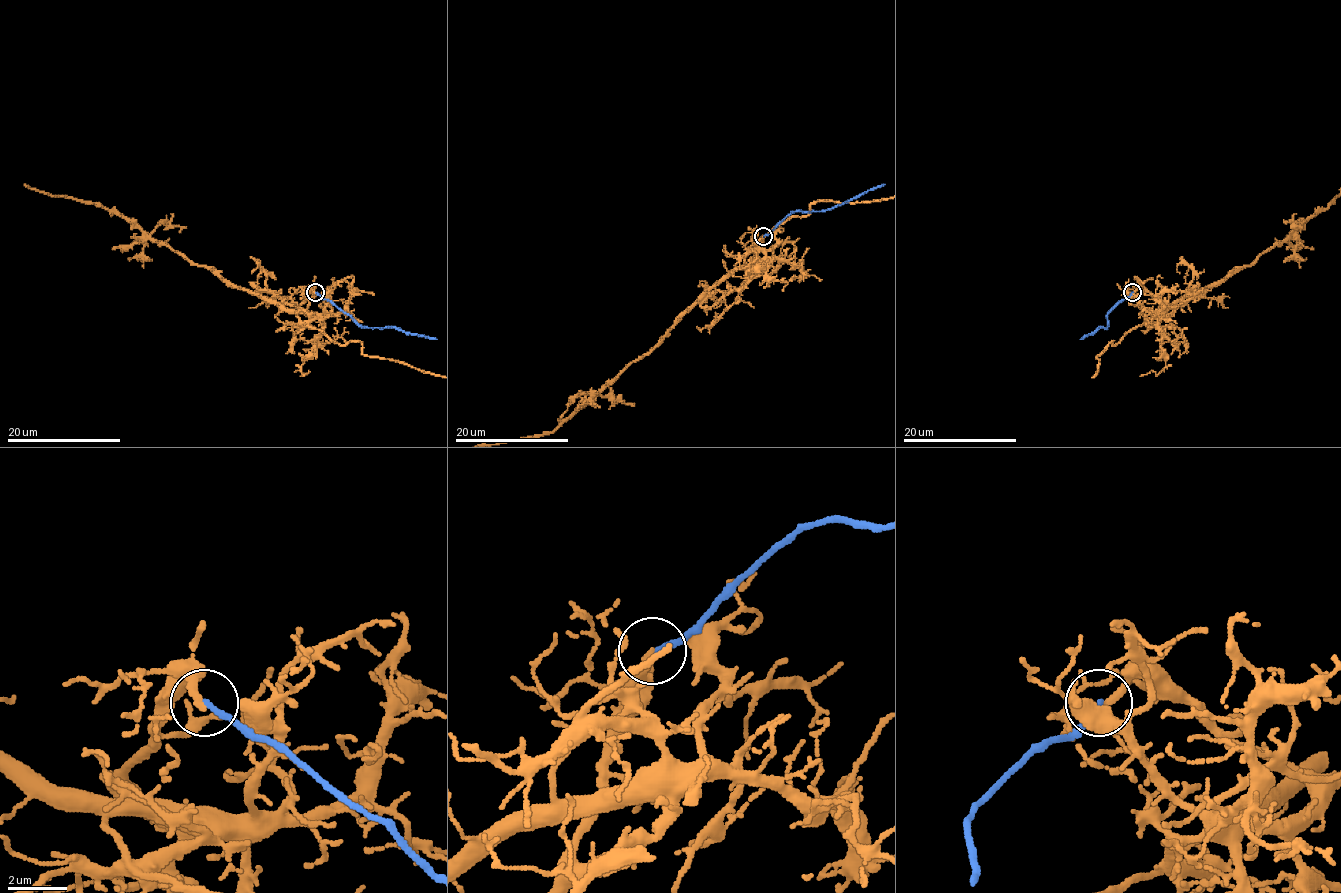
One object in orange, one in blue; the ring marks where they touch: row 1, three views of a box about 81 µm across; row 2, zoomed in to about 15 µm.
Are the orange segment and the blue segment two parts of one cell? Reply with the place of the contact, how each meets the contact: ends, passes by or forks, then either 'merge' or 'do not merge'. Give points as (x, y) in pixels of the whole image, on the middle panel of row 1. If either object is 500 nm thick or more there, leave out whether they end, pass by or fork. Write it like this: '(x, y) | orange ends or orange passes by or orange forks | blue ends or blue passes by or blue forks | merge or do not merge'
(763, 236) | orange passes by | blue ends | do not merge

